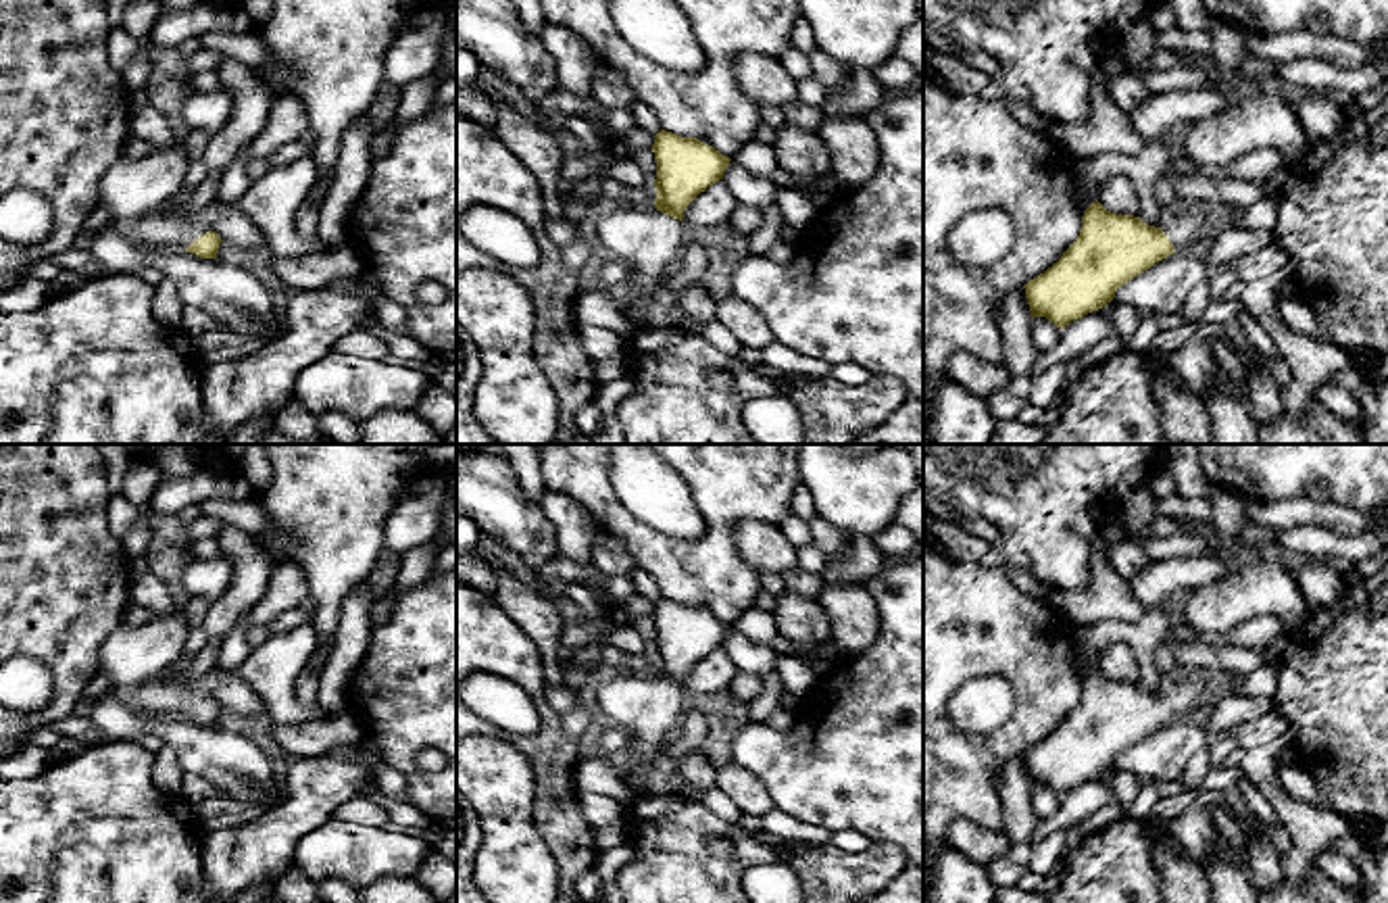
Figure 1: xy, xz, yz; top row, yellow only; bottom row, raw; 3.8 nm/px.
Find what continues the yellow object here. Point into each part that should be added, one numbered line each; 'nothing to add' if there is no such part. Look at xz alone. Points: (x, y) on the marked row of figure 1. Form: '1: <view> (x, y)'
1: xz (651, 242)

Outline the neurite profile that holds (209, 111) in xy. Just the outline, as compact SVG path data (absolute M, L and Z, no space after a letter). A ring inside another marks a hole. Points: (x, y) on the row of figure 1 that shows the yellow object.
M208 90L188 96L181 111L181 129L202 129L213 136L229 121L233 102L225 90Z

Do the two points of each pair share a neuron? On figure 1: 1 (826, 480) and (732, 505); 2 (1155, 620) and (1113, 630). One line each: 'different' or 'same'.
1: different
2: same

